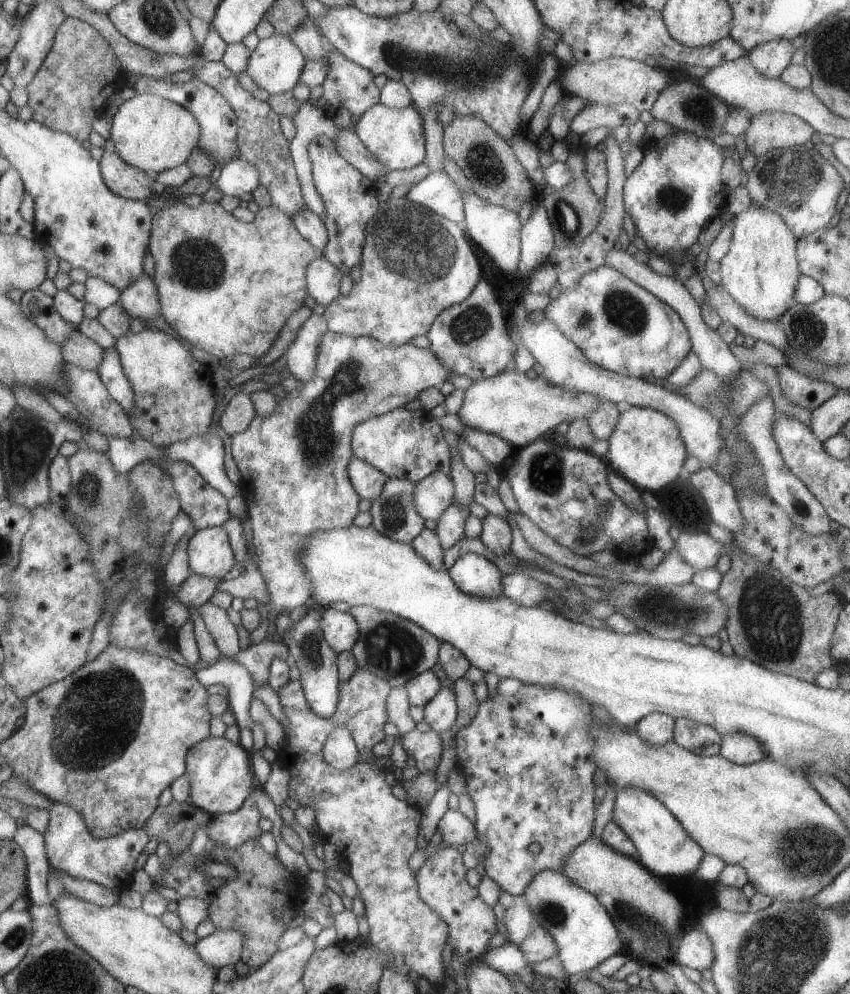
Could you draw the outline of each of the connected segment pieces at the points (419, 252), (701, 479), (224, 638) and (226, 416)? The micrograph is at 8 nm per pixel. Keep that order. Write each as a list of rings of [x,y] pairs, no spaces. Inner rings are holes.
[[[390,197],[388,202],[380,203],[378,212],[366,224],[361,260],[360,282],[352,285],[350,294],[340,295],[330,302],[323,315],[330,332],[344,336],[371,336],[390,348],[410,343],[416,336],[427,335],[436,316],[446,308],[466,300],[483,279],[480,262],[463,225],[421,204],[414,204],[406,197]]]
[[[702,466],[689,476],[689,480],[703,496],[712,521],[733,533],[744,528],[744,517],[734,487],[712,467]]]
[[[205,602],[199,608],[208,632],[214,638],[222,657],[233,657],[240,652],[240,642],[236,626],[228,613],[219,606]]]
[[[248,389],[234,395],[220,416],[220,425],[230,436],[244,432],[257,416],[254,402]]]

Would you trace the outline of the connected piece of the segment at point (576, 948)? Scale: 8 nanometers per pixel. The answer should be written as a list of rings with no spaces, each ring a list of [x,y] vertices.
[[[542,870],[530,878],[530,884],[520,898],[532,910],[536,926],[550,932],[558,944],[558,956],[568,977],[579,972],[587,973],[610,956],[624,952],[623,940],[607,908],[563,872]]]

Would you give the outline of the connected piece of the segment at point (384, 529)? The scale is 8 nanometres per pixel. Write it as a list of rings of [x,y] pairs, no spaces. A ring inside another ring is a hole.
[[[387,478],[380,496],[371,501],[372,526],[388,538],[411,543],[422,530],[425,519],[414,504],[416,482],[406,478]]]

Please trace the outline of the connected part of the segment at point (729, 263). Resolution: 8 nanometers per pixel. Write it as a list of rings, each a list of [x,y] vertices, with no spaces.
[[[750,208],[746,212],[739,212],[738,216],[734,216],[734,236],[732,236],[732,244],[730,250],[719,260],[721,268],[721,284],[726,292],[738,301],[738,304],[754,318],[758,320],[779,321],[781,316],[792,307],[796,302],[794,294],[796,294],[796,286],[798,286],[798,278],[800,278],[800,266],[797,256],[798,239],[782,216],[778,216],[772,210],[766,208]]]

